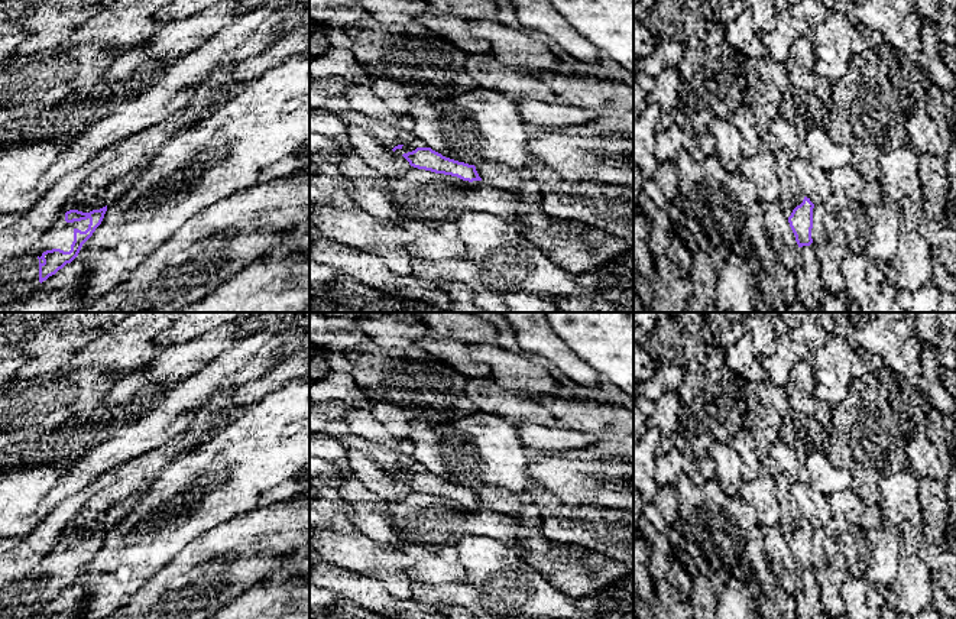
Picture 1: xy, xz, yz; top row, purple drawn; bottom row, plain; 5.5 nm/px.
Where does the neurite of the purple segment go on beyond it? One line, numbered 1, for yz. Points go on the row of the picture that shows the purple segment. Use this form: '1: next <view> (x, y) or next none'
1: next none

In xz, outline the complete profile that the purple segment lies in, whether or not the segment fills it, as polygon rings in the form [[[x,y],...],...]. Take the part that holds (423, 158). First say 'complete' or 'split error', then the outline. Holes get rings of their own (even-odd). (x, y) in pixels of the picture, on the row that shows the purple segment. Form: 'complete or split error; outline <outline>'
complete; outline [[[417,148],[415,150],[404,153],[402,156],[411,166],[418,169],[457,176],[469,182],[482,181],[474,165],[445,158],[431,148]]]

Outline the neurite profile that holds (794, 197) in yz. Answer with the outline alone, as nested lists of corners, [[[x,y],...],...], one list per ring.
[[[785,152],[774,155],[775,172],[780,179],[778,185],[778,205],[784,215],[788,218],[793,210],[804,200],[804,194],[800,191],[797,181],[790,171],[790,156]]]

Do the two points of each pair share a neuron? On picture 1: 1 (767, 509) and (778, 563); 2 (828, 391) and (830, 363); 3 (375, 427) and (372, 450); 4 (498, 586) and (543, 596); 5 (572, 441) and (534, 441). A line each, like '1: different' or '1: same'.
1: different
2: same
3: different
4: same
5: same

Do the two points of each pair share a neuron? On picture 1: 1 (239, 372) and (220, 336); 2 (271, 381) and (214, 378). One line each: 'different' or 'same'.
1: different
2: different

